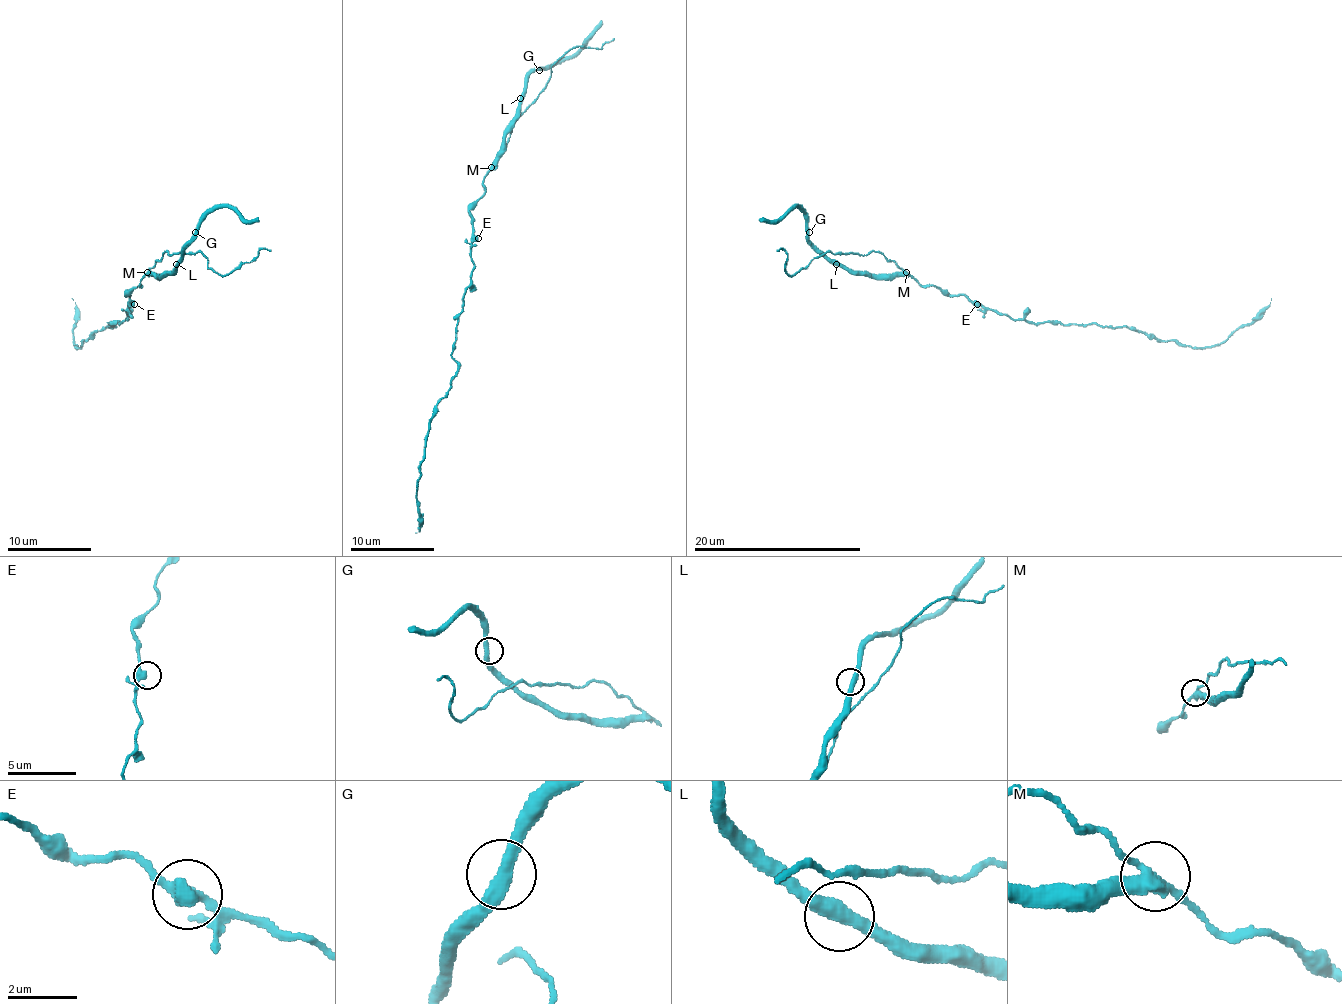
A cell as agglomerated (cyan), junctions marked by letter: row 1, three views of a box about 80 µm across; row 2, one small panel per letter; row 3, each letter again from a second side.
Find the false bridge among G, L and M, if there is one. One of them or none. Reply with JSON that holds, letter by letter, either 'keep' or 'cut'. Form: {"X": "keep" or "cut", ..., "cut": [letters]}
{"G": "keep", "L": "keep", "M": "cut", "cut": ["M"]}

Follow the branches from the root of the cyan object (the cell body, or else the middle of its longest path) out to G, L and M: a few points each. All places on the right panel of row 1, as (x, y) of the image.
G: (989, 310), (910, 277), (870, 277), (836, 266), (809, 232)
L: (989, 310), (975, 306), (964, 295), (945, 295), (933, 285), (920, 285), (910, 277), (870, 277), (836, 264)
M: (989, 310), (975, 306), (964, 295), (945, 295), (933, 285), (920, 285), (905, 272)

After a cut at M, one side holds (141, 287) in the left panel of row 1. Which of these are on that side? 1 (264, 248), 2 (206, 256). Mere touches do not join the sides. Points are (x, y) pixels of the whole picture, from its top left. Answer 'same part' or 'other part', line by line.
1: same part
2: same part

